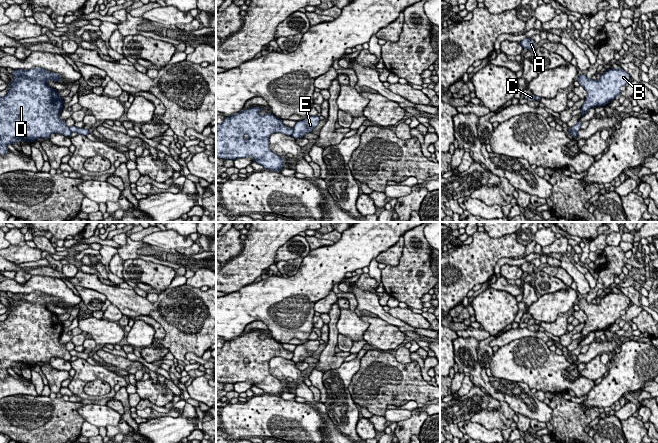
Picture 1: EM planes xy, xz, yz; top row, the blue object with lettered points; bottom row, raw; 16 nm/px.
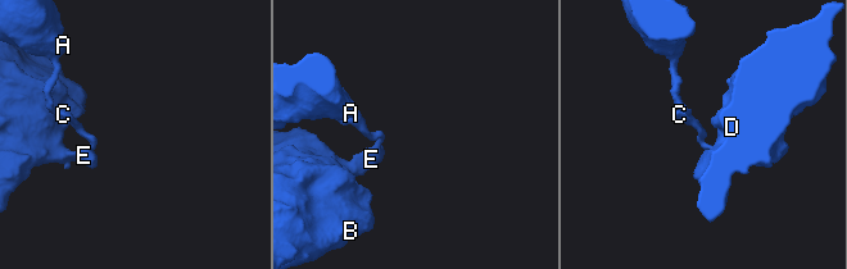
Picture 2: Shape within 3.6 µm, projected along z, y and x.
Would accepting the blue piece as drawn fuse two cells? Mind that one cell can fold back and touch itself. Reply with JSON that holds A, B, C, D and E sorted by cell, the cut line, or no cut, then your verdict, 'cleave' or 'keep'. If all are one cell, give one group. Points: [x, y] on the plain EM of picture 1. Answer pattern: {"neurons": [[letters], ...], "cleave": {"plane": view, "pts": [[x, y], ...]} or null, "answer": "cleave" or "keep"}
{"neurons": [["A", "C", "E"], ["B", "D"]], "cleave": {"plane": "xy", "pts": [[68, 351], [72, 356]]}, "answer": "cleave"}

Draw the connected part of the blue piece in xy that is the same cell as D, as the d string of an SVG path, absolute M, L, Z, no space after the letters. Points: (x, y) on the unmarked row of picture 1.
M38 291L26 295L18 293L11 298L14 303L8 307L10 313L4 321L0 319L0 378L4 380L9 375L8 368L22 364L30 368L38 362L48 363L53 357L71 360L72 356L66 350L65 344L59 343L63 322L47 307L48 304L59 307L62 301Z

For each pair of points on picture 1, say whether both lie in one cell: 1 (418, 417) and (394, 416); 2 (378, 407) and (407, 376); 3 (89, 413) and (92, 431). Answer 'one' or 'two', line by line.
1: two
2: one
3: two

